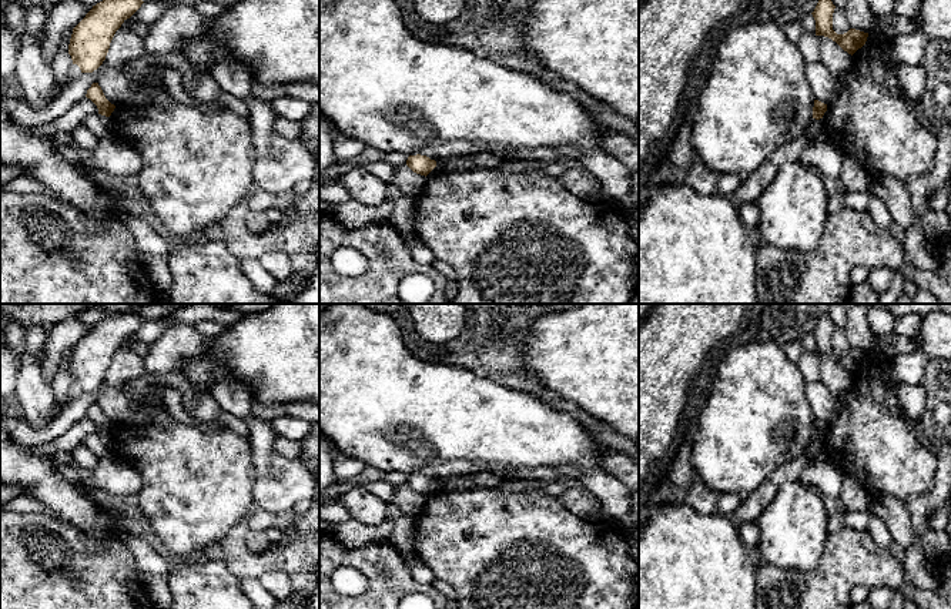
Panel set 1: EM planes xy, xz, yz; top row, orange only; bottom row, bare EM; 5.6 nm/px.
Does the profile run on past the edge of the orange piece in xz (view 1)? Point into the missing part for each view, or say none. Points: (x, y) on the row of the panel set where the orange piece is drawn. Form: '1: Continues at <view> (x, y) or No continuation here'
1: No continuation here

